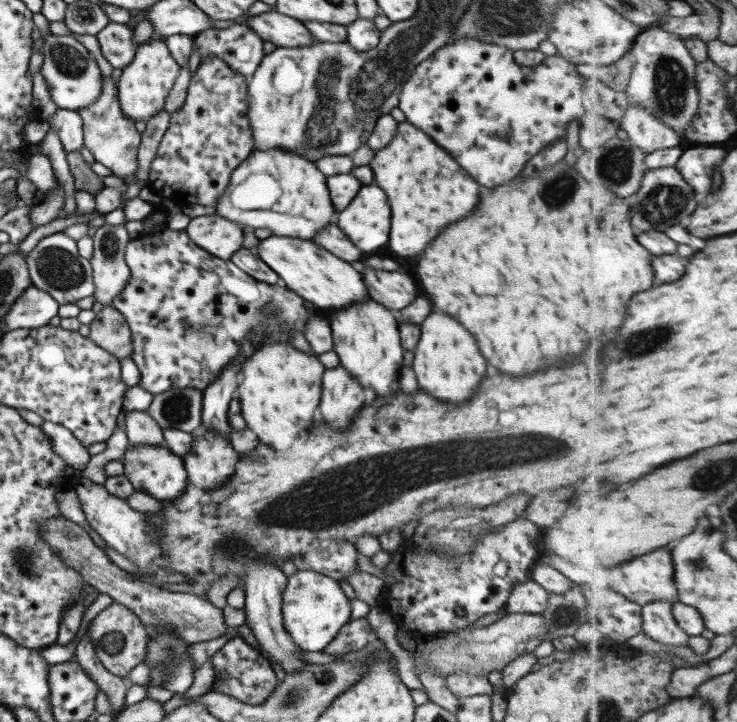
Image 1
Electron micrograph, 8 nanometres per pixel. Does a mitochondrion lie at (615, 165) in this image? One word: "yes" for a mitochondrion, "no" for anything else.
yes

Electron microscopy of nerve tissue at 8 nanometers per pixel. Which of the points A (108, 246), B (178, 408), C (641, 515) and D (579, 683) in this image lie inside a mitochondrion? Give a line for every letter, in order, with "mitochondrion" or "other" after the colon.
A: mitochondrion
B: mitochondrion
C: other
D: mitochondrion

